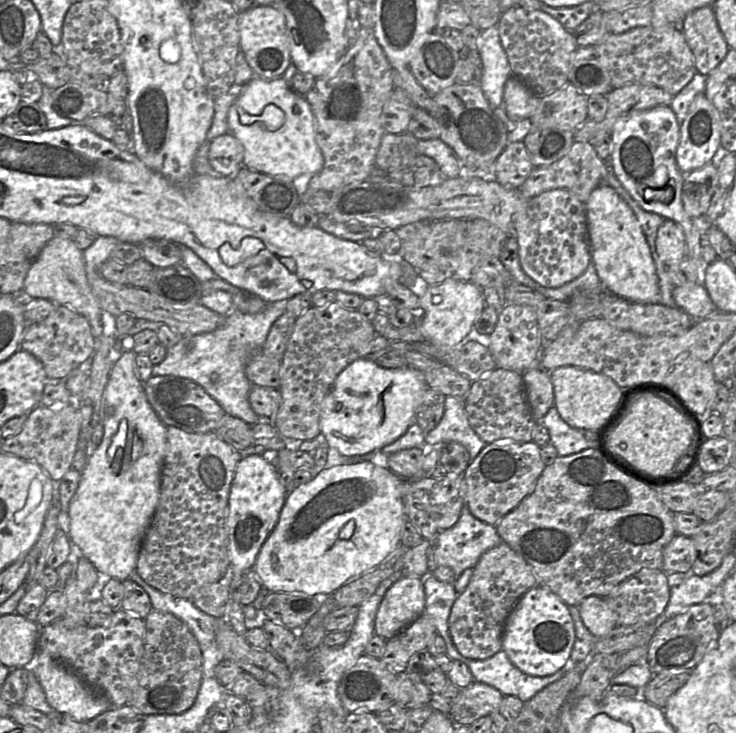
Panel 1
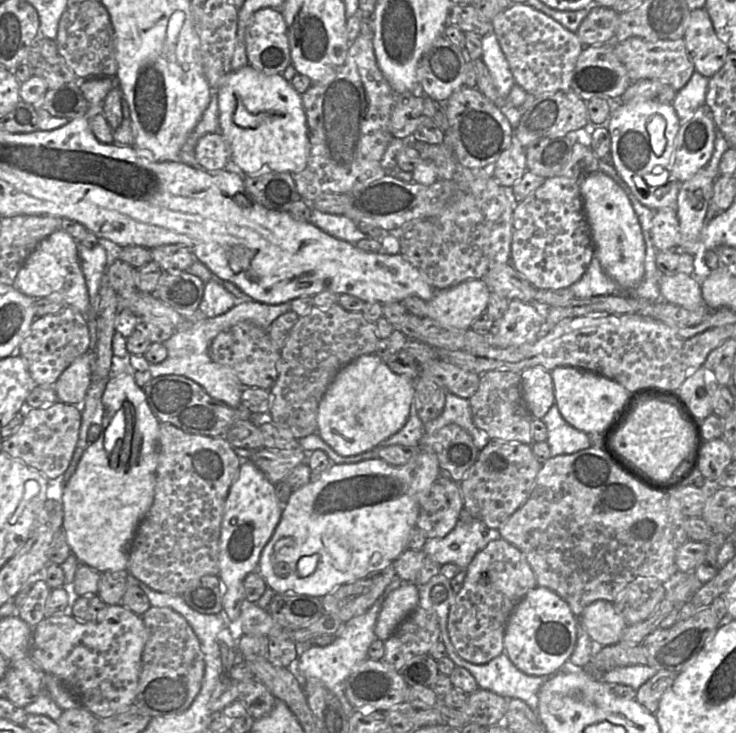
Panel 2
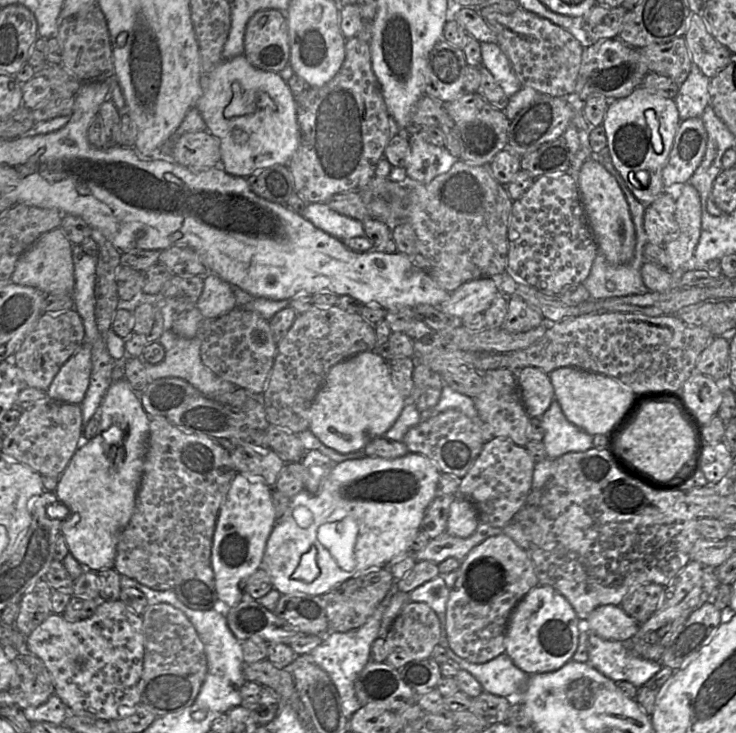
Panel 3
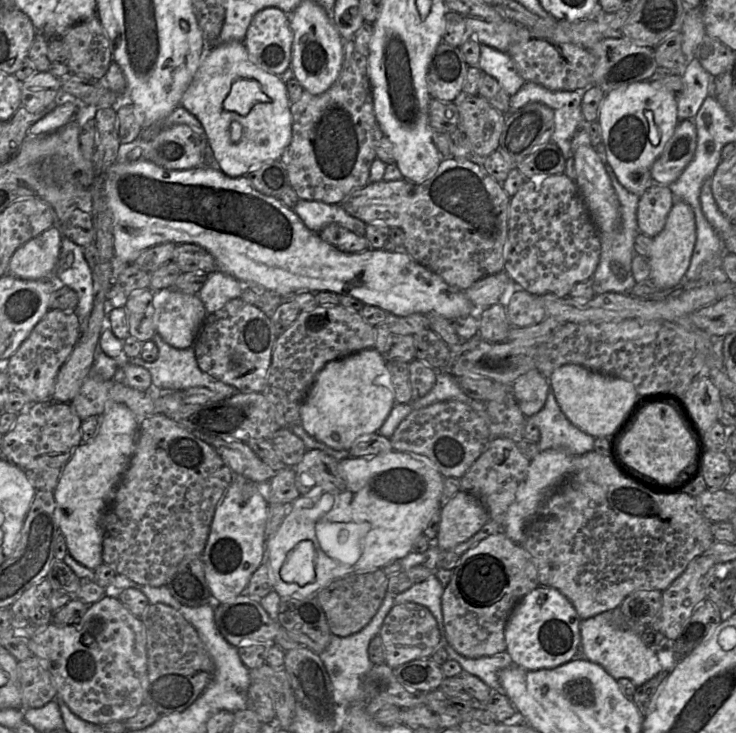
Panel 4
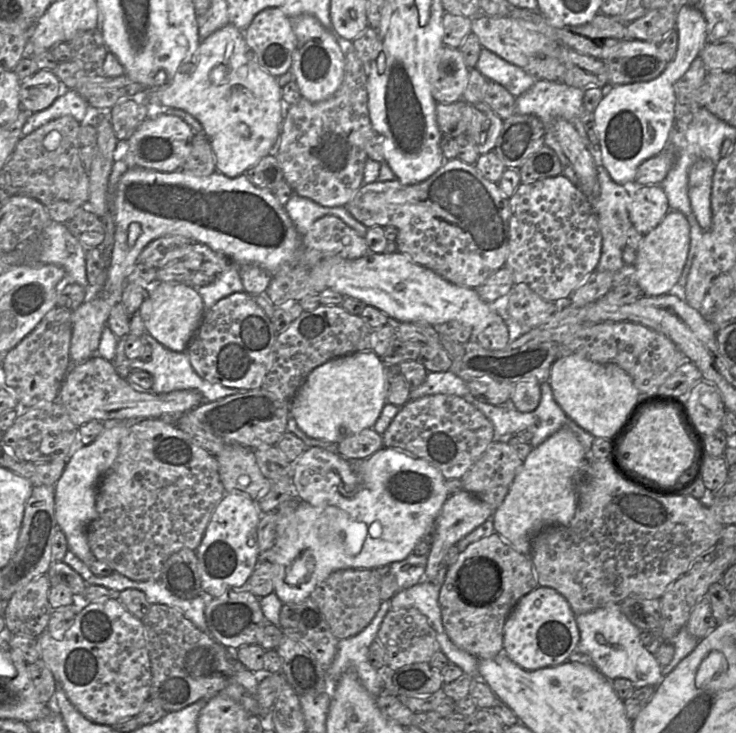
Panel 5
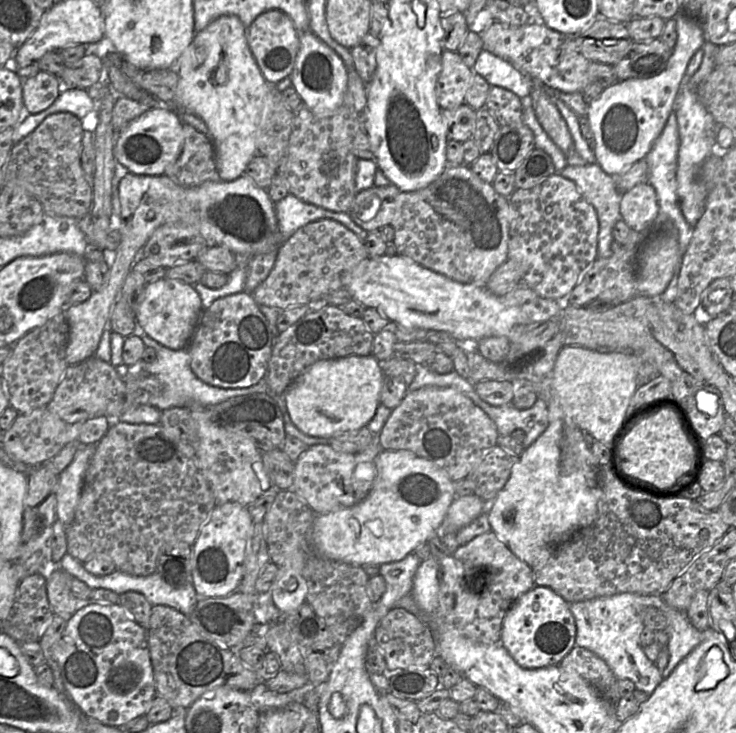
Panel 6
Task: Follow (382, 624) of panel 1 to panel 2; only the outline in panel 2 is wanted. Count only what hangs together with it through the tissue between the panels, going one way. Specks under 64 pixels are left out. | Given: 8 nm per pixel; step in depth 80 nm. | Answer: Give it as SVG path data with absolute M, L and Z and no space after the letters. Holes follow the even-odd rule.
M403 582L382 604L375 627L376 637L387 640L418 605L418 586L412 582Z

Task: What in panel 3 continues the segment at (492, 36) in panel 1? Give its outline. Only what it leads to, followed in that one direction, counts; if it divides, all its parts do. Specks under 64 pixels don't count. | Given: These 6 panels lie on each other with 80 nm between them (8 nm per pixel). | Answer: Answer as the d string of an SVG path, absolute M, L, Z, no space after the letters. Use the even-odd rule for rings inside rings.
M482 42L480 44L481 65L490 71L508 97L518 92L523 86L498 43Z

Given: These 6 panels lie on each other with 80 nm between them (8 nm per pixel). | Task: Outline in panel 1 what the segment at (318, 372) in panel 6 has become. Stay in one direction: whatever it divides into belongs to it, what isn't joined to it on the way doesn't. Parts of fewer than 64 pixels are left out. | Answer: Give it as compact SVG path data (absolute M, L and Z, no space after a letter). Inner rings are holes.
M367 357L356 359L337 375L323 400L320 433L324 443L345 456L379 451L415 422L420 397L427 387L424 375L412 367L387 369Z

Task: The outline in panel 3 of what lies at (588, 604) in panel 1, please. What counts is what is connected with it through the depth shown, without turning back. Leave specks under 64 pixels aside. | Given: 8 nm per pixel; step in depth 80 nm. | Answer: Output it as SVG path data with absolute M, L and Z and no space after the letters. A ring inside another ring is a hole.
M619 605L597 607L584 622L589 632L613 641L626 641L636 635L640 623L630 617Z

